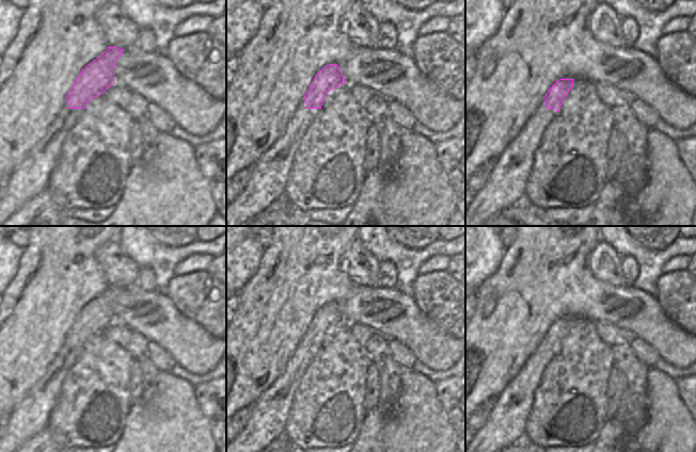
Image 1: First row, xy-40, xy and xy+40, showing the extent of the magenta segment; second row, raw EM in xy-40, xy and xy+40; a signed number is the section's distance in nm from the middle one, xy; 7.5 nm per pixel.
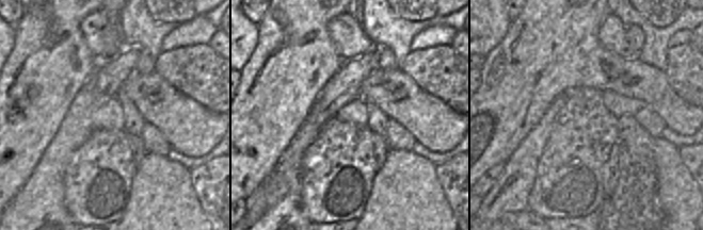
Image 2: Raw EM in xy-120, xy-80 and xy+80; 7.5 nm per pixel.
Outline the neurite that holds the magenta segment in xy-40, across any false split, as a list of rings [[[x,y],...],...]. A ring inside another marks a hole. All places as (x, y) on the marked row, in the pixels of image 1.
[[[108,47],[107,51],[82,69],[46,133],[10,175],[0,199],[0,226],[26,203],[46,190],[67,133],[89,101],[114,84],[114,67],[123,51],[117,47]]]

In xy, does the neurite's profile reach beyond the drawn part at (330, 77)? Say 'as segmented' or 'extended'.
extended

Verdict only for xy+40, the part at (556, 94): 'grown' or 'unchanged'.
grown

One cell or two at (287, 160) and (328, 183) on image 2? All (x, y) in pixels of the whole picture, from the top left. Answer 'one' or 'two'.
two

